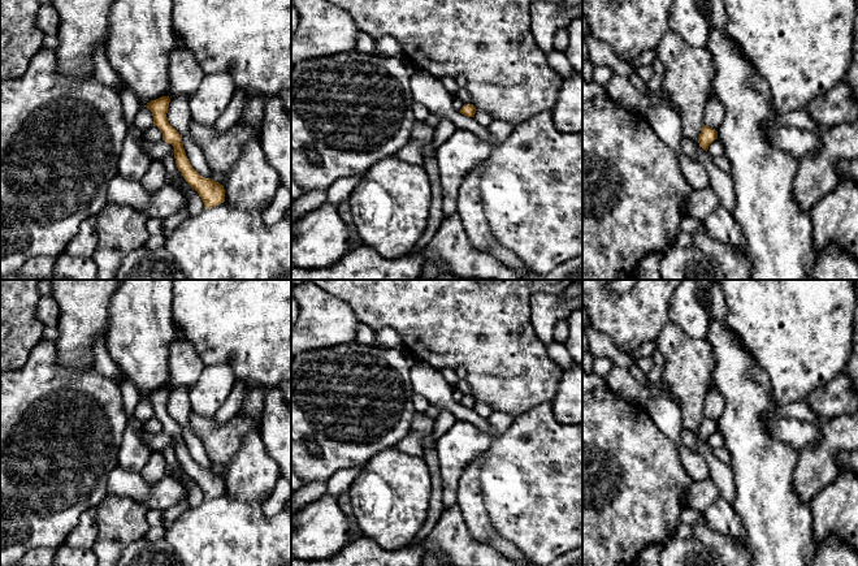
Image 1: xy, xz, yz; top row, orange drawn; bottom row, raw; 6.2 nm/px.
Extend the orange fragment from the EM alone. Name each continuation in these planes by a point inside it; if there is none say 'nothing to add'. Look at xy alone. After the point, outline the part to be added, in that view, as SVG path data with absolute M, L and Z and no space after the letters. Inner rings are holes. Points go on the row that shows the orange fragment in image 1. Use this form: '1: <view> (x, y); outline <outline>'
1: xy (250, 185); outline M260 135L246 144L222 181L226 203L261 215L270 206L280 185L278 173L263 154Z

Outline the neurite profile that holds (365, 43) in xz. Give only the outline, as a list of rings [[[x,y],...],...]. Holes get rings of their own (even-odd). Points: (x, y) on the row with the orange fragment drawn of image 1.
[[[360,31],[356,39],[356,51],[369,55],[376,53],[376,39],[369,34]]]

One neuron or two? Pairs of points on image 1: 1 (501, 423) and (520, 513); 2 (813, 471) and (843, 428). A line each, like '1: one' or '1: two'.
1: two
2: one

